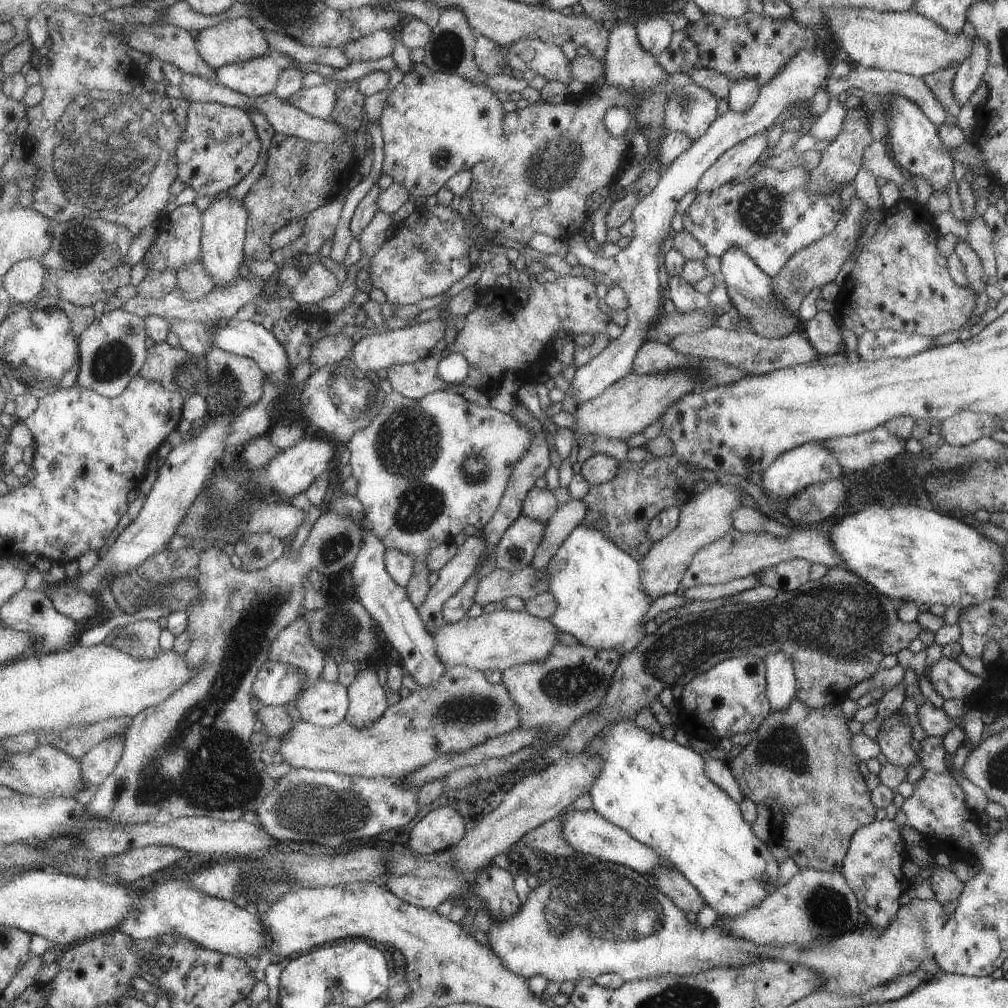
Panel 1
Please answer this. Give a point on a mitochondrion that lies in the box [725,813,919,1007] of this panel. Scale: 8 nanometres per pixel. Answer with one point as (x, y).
(829, 911)

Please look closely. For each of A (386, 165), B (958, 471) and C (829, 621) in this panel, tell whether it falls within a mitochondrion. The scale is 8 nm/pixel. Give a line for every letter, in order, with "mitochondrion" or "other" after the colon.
A: other
B: other
C: mitochondrion

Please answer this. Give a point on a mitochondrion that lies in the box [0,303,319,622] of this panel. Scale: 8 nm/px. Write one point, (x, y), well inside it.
(51, 366)

